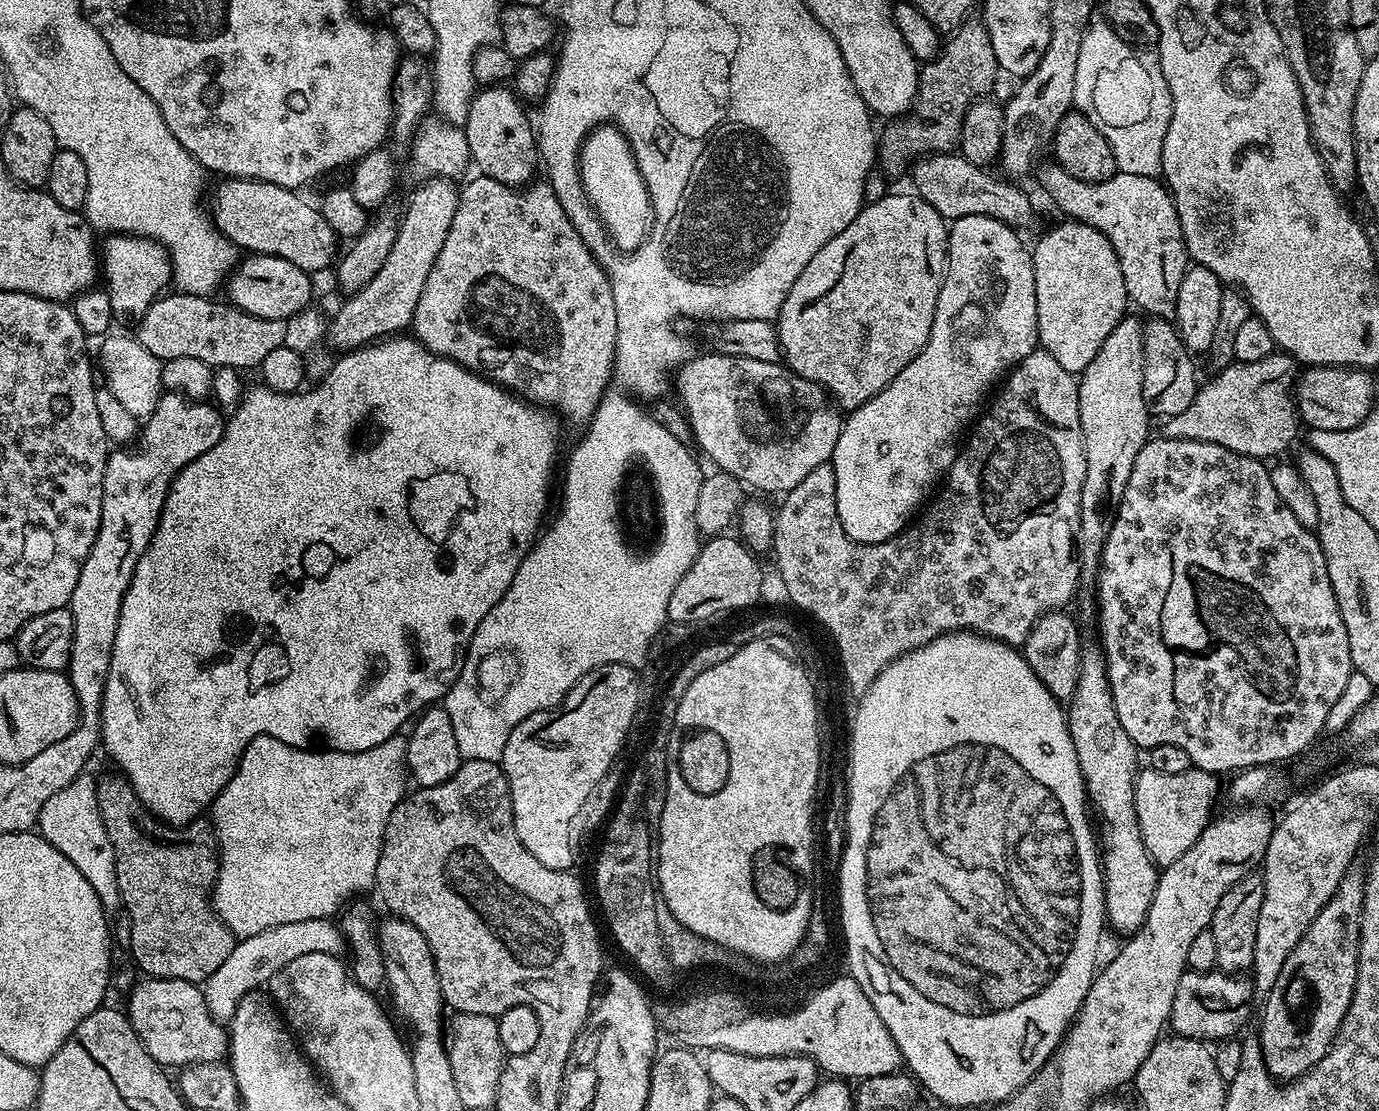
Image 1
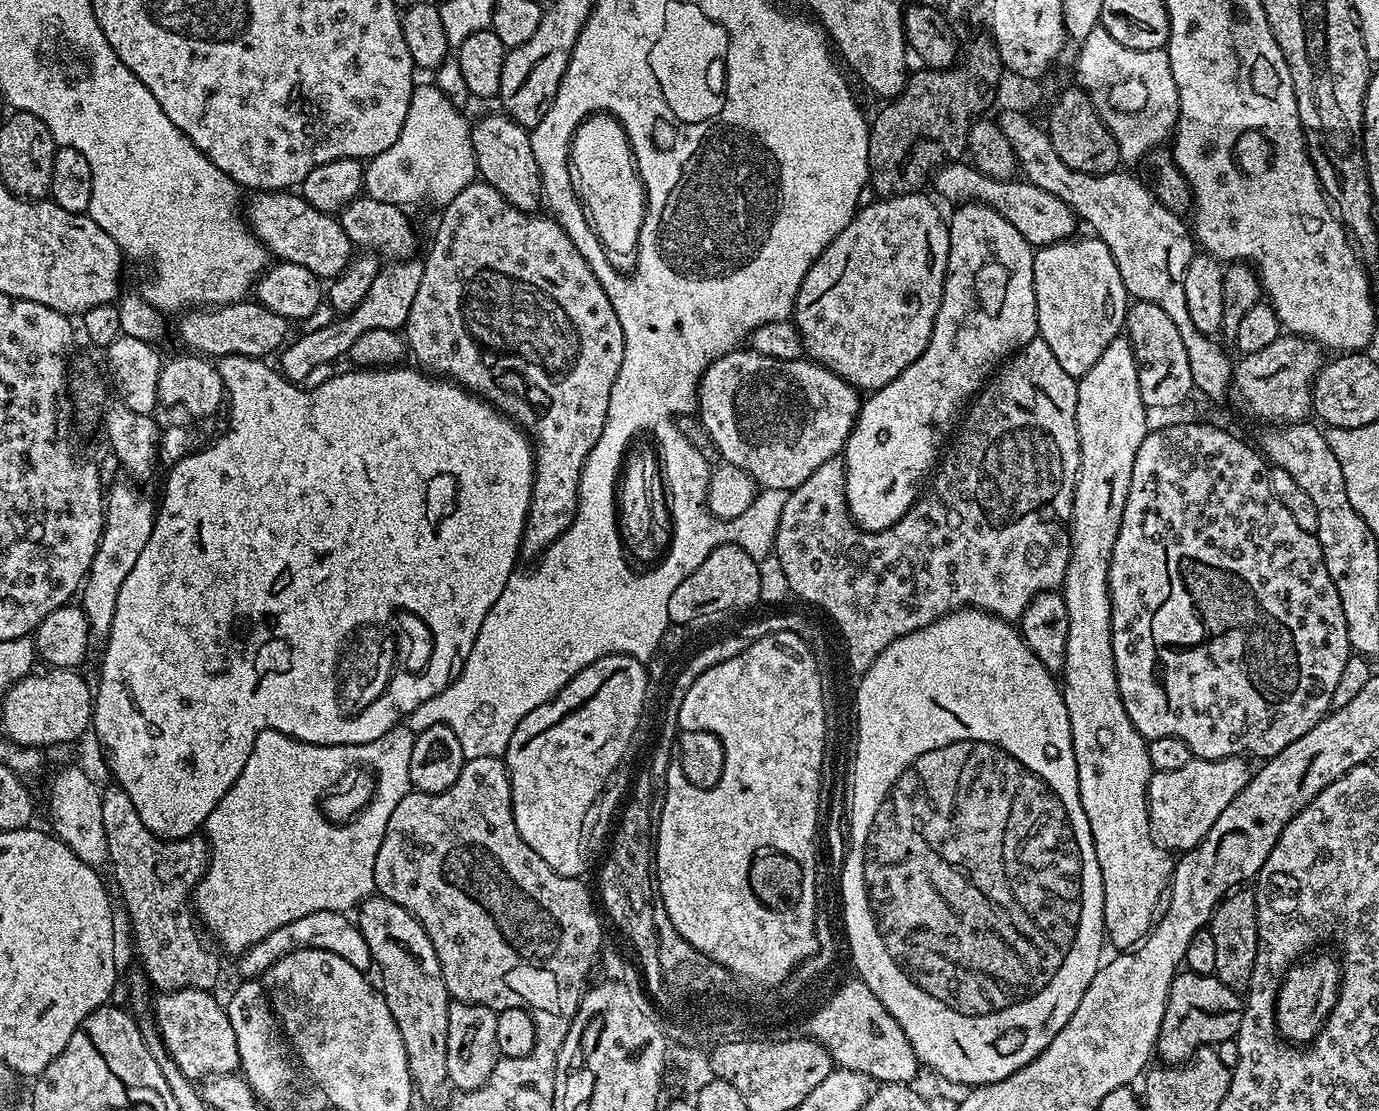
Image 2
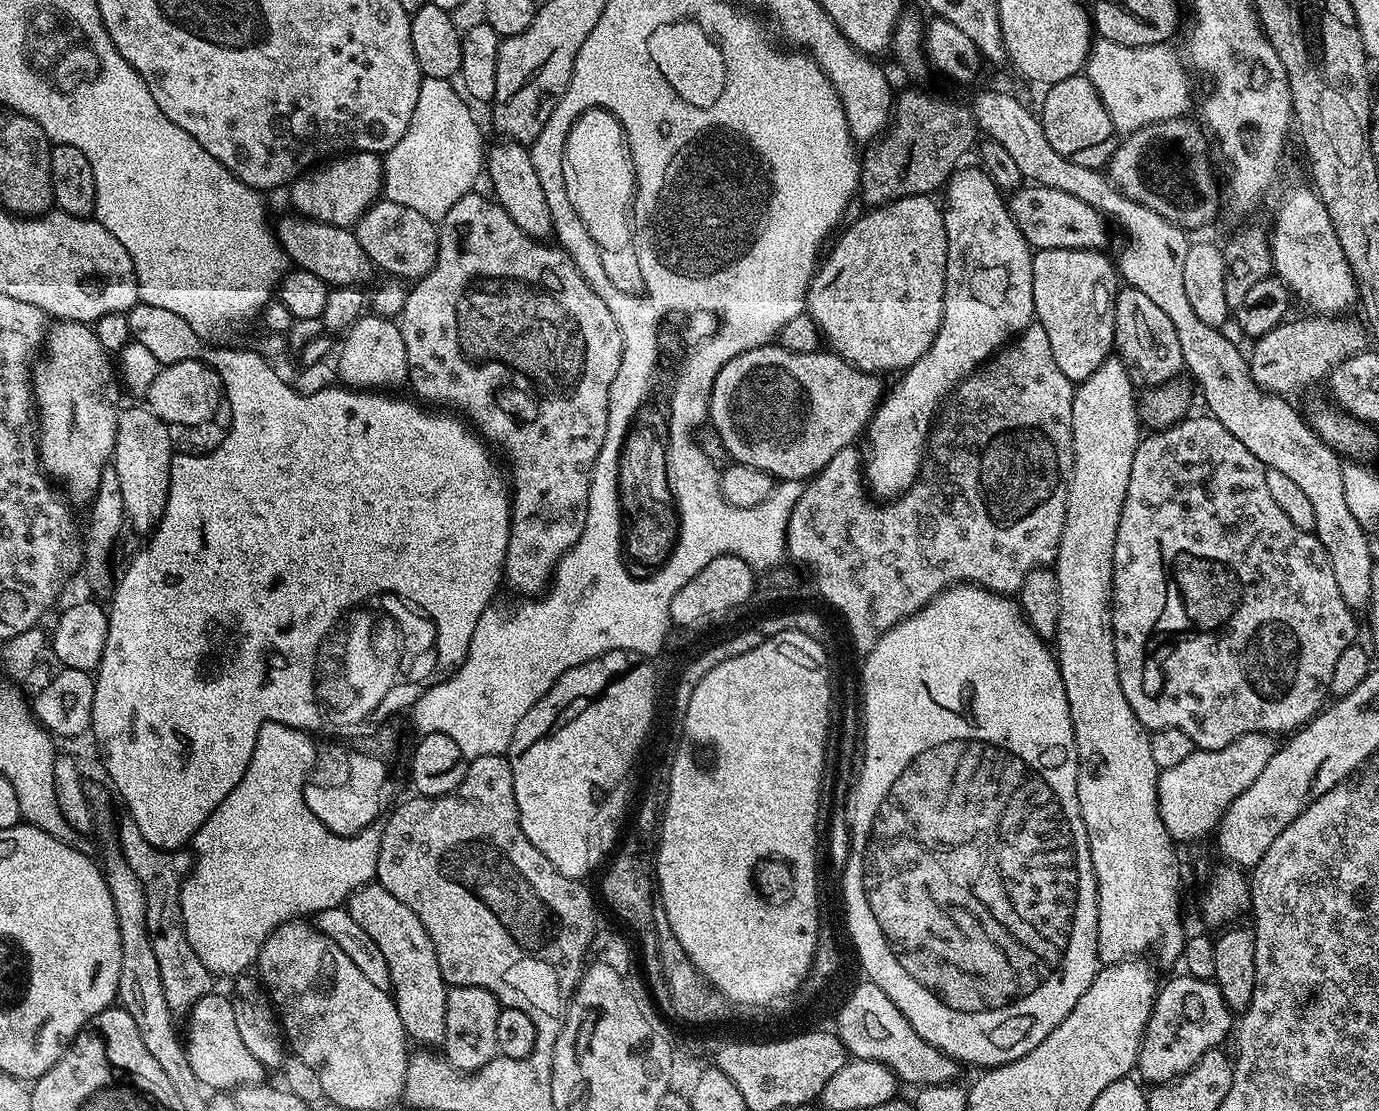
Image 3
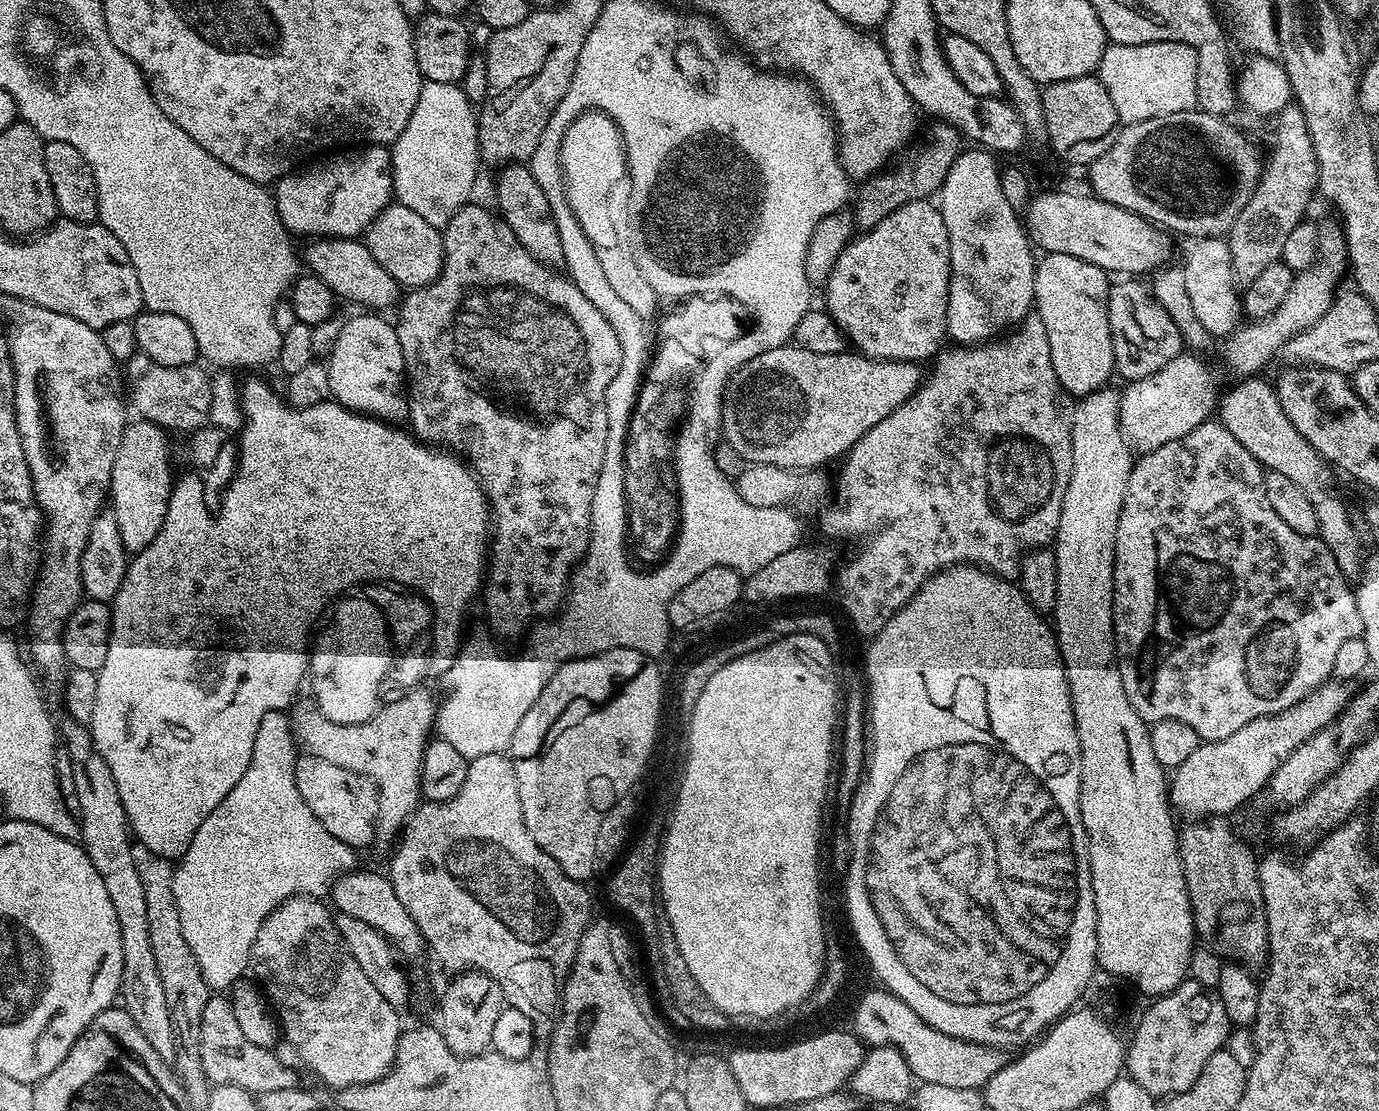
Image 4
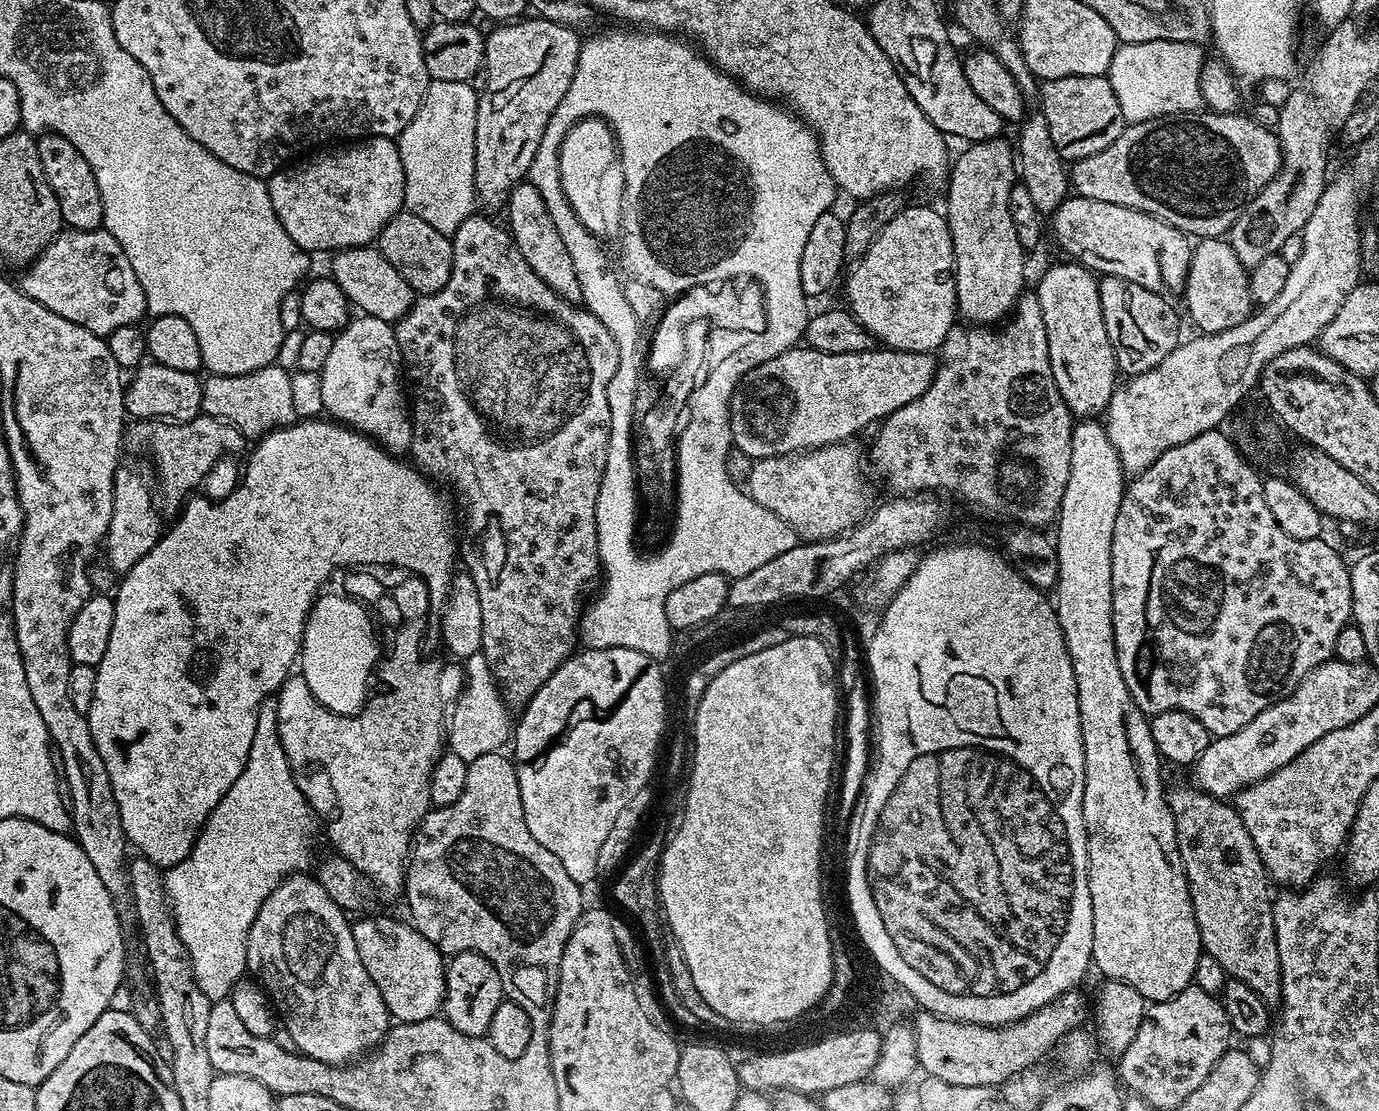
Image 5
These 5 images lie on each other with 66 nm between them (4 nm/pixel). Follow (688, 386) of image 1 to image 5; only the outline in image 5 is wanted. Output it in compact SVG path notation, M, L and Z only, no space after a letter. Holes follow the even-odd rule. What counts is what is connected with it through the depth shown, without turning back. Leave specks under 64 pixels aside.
M797 346L770 358L770 362L762 362L754 366L744 375L736 386L736 393L732 395L732 405L730 406L730 430L732 431L732 443L735 451L746 454L753 462L771 456L790 456L797 452L807 452L813 448L821 448L827 444L842 444L856 438L863 428L868 428L872 423L883 421L885 416L898 411L906 402L914 402L926 390L932 381L932 375L936 373L938 360L931 352L900 352L897 348L877 347L870 352L851 352L850 354L826 354L816 348L807 346Z

